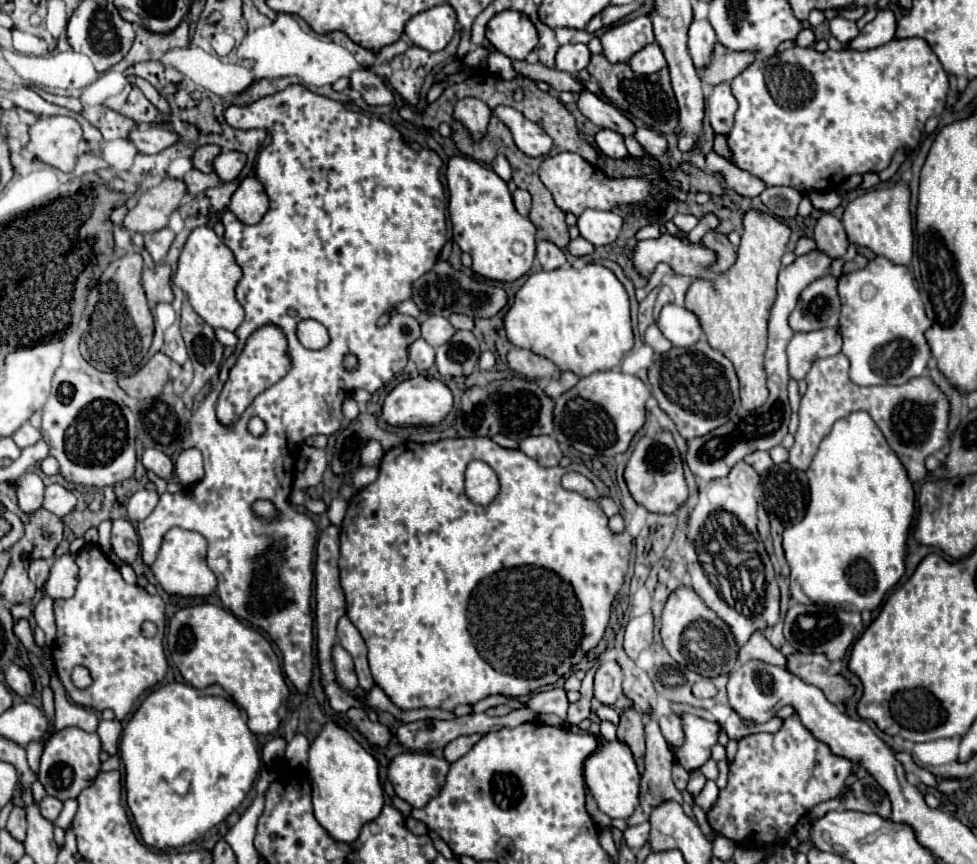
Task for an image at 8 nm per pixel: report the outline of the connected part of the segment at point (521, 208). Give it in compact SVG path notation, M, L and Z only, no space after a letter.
M518 188L516 192L512 192L512 200L514 200L514 206L516 210L522 214L522 216L528 216L528 206L530 206L530 194L522 188Z

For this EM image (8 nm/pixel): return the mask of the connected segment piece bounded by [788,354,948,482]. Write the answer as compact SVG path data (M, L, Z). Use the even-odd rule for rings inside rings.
M836 354L830 358L820 358L812 364L806 374L808 390L800 400L800 426L794 434L796 442L790 448L790 466L796 470L806 470L818 450L820 440L830 432L832 424L850 412L864 410L872 416L876 426L882 430L888 446L900 458L902 466L908 472L912 482L920 482L926 478L924 460L938 452L946 444L946 426L948 426L948 400L936 388L936 384L928 376L912 378L902 386L868 386L862 388L848 378L848 358L844 354Z

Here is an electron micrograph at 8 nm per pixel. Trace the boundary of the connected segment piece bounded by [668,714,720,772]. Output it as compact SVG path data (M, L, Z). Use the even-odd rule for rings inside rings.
M682 714L680 718L684 730L684 744L680 748L668 744L668 748L674 754L676 762L688 772L692 772L694 768L700 768L710 758L710 750L718 742L720 724L692 714Z

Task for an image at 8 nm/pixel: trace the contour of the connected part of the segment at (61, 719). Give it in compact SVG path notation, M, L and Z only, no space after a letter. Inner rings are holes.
M50 670L50 688L54 692L54 704L56 704L56 714L54 714L54 724L52 724L52 732L68 728L68 726L78 726L86 732L96 732L98 728L98 716L78 704L72 704L66 698L64 686L62 682L54 676L54 672Z

